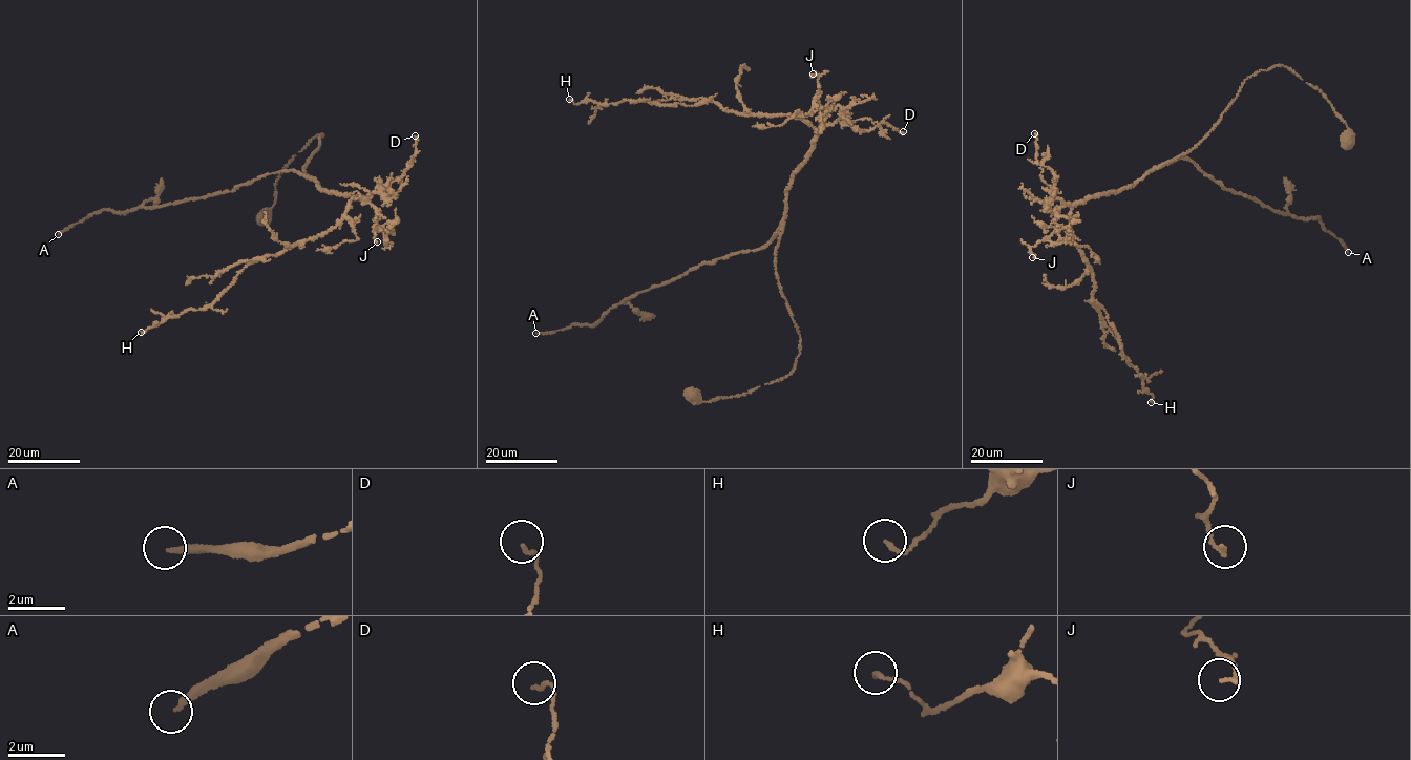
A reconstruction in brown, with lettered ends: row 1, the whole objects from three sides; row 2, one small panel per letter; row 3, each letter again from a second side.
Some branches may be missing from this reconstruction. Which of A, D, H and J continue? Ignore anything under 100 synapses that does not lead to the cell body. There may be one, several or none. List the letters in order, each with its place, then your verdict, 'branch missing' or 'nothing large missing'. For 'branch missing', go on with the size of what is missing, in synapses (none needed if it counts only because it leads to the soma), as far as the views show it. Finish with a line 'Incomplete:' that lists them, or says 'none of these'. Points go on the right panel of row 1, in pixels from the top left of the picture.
A: place (1348, 252); branch missing; 350 synapses
D: place (1034, 133); nothing large missing
H: place (1151, 402); nothing large missing
J: place (1032, 257); nothing large missing
Incomplete: A

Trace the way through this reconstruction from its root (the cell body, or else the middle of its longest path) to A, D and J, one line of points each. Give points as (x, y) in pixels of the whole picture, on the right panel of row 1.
A: (1346, 140), (1321, 91), (1279, 64), (1160, 166), (1187, 159), (1319, 217), (1348, 252)
D: (1346, 140), (1321, 91), (1279, 64), (1244, 80), (1197, 146), (1073, 204), (1052, 195), (1034, 133)
J: (1346, 140), (1345, 122), (1321, 91), (1277, 64), (1244, 80), (1197, 146), (1132, 185), (1059, 208), (1032, 257)

